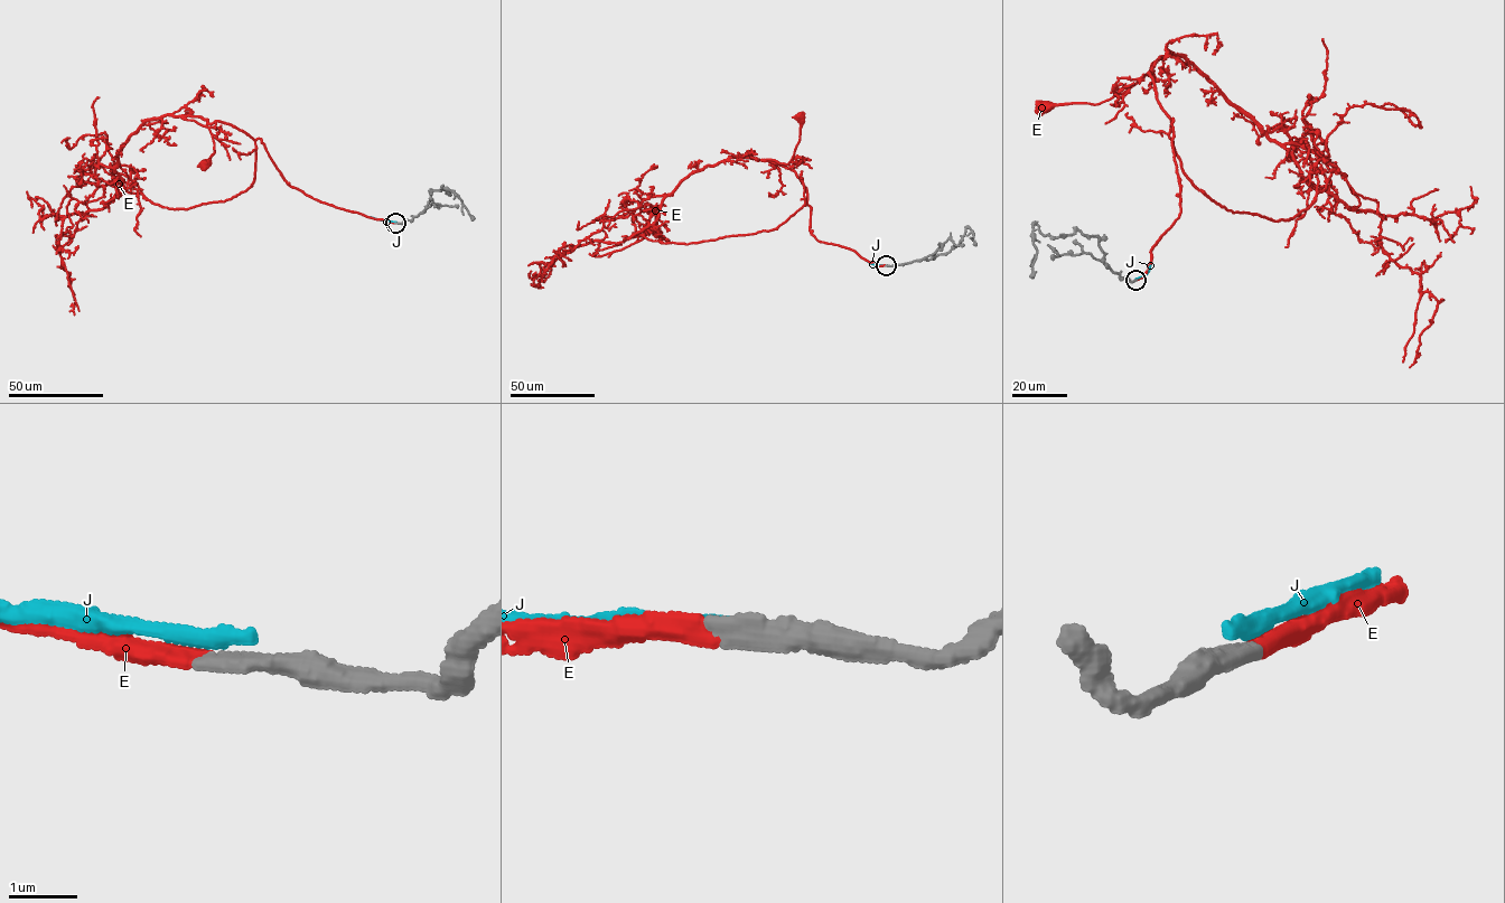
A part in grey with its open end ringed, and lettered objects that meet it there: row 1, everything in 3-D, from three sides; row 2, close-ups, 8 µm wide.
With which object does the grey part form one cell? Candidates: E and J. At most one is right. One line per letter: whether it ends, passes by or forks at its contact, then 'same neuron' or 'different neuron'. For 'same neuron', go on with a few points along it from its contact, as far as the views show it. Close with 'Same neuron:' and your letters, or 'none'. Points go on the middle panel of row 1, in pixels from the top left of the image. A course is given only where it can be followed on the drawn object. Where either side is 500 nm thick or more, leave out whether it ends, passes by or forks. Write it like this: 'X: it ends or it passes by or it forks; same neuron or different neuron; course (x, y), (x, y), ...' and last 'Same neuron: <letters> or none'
E: it ends; same neuron; course (886, 265), (816, 241), (805, 188), (794, 171), (766, 159), (787, 165), (798, 140), (800, 116)
J: it ends; different neuron
Same neuron: E

